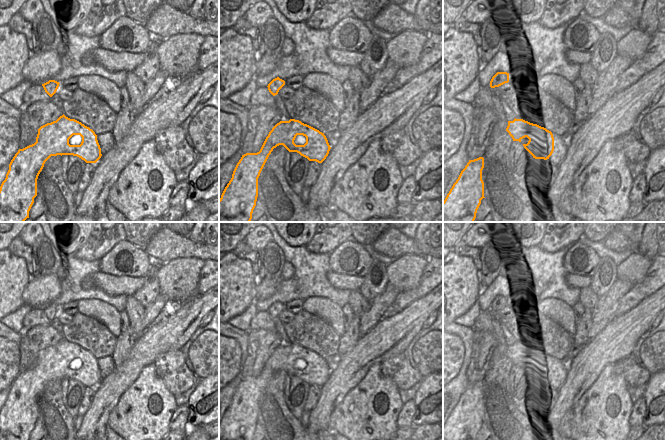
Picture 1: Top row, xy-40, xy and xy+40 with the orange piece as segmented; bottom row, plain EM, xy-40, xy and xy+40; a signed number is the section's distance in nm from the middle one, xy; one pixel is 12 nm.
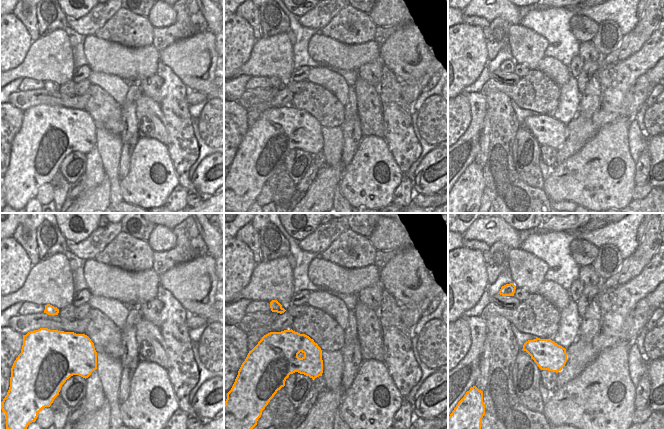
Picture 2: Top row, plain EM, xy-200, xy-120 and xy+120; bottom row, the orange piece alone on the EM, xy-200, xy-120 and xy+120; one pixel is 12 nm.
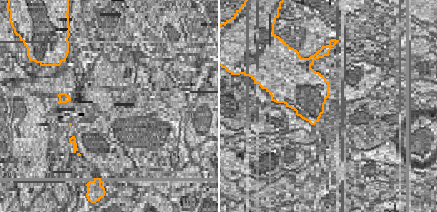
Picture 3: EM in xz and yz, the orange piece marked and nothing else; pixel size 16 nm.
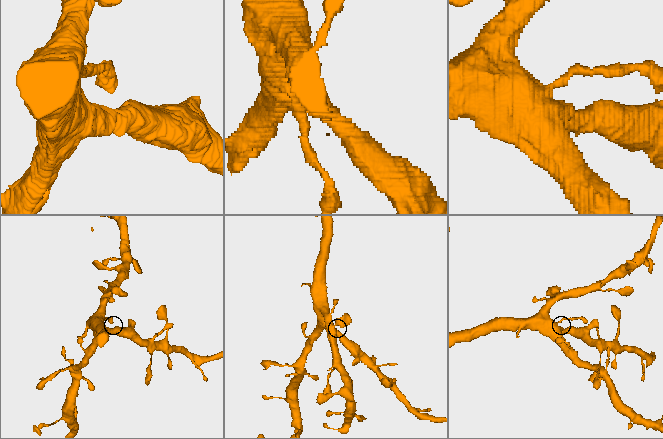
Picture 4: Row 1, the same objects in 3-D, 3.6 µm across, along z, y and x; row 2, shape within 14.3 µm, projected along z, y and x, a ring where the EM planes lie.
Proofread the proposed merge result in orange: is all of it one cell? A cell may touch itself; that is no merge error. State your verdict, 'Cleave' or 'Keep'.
Cleave

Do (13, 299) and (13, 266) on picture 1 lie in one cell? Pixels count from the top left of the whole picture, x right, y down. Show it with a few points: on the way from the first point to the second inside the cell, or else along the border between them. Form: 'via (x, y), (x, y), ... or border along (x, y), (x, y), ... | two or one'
via (13, 291), (13, 274) | one

